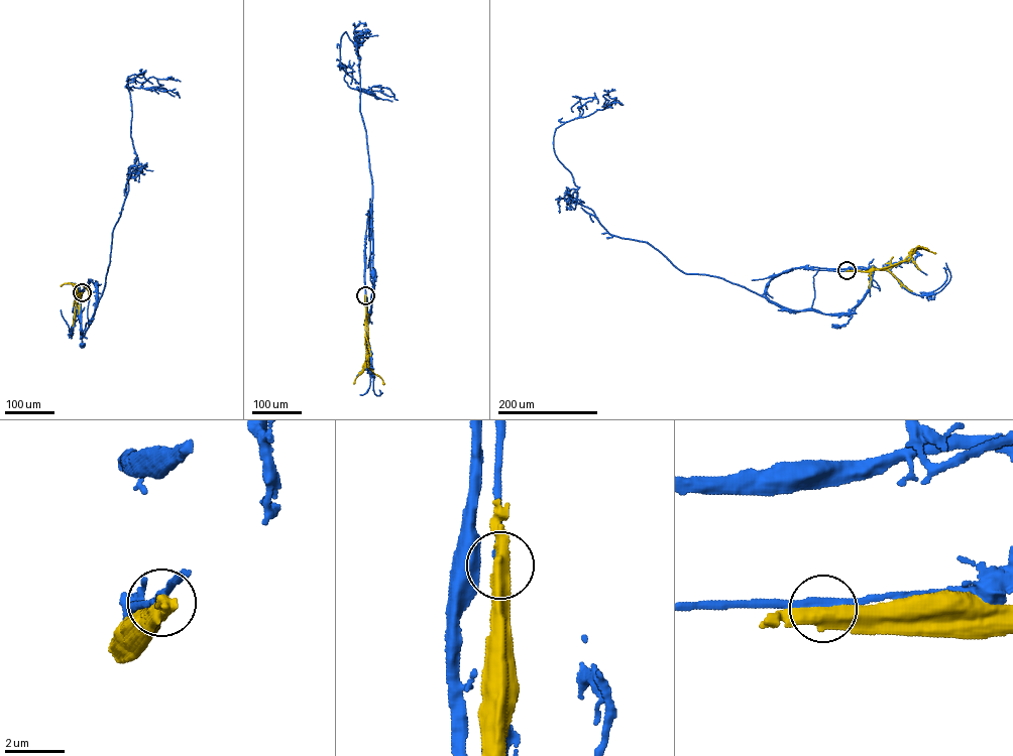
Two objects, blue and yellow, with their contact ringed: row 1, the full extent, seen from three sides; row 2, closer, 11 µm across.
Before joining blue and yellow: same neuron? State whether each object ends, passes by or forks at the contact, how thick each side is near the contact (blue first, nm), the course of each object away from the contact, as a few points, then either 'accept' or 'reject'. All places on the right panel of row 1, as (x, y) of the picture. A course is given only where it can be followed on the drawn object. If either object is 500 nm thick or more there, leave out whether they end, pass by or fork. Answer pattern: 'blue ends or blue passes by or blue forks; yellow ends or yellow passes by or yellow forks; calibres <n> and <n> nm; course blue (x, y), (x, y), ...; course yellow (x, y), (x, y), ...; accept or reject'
calibres 220 and 500 nm; course blue (847, 270), (869, 268), (872, 282), (855, 308), (856, 313), (847, 324), (836, 326); course yellow (847, 270), (868, 271), (887, 267), (907, 260), (917, 246), (935, 253); reject

